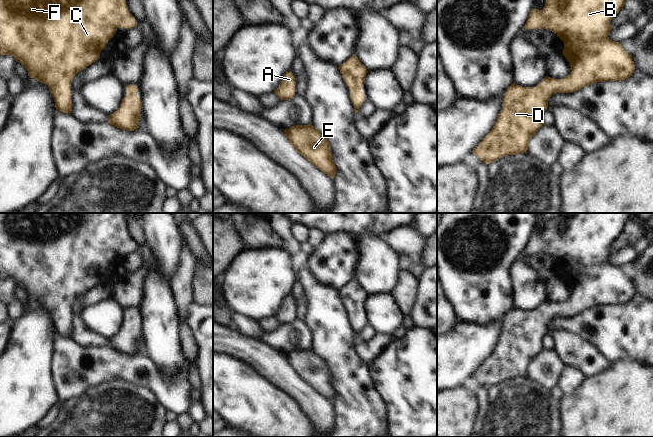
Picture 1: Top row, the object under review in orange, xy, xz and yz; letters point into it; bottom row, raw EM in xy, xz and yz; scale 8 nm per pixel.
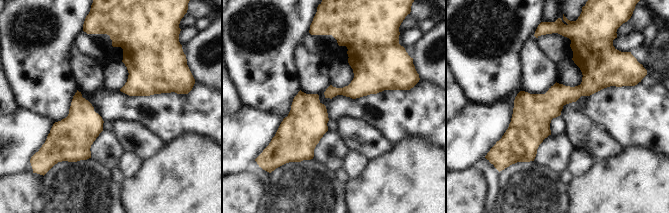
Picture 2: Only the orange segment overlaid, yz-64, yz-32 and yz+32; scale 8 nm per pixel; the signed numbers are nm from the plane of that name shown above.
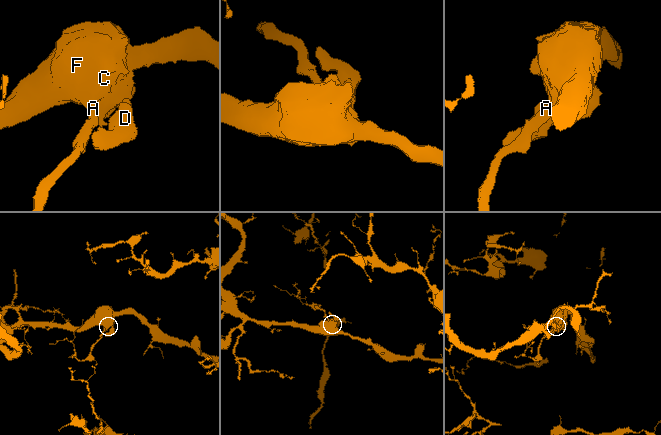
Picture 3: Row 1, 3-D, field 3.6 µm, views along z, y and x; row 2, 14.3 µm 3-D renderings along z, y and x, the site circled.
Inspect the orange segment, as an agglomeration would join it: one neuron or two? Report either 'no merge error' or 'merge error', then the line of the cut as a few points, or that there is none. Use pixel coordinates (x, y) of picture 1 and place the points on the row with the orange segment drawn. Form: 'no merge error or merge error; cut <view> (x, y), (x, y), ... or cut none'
no merge error; cut none

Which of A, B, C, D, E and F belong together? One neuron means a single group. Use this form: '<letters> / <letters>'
A B C D E F

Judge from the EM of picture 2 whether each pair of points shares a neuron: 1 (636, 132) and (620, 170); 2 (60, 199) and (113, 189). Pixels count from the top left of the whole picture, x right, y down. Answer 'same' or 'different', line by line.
1: different
2: same

